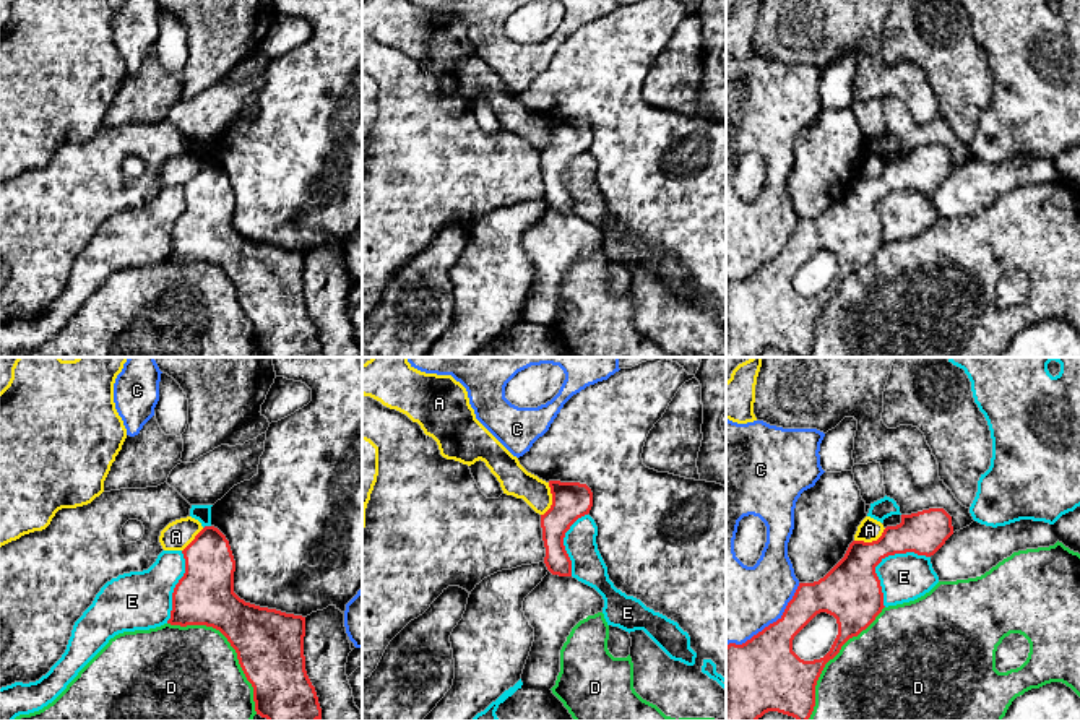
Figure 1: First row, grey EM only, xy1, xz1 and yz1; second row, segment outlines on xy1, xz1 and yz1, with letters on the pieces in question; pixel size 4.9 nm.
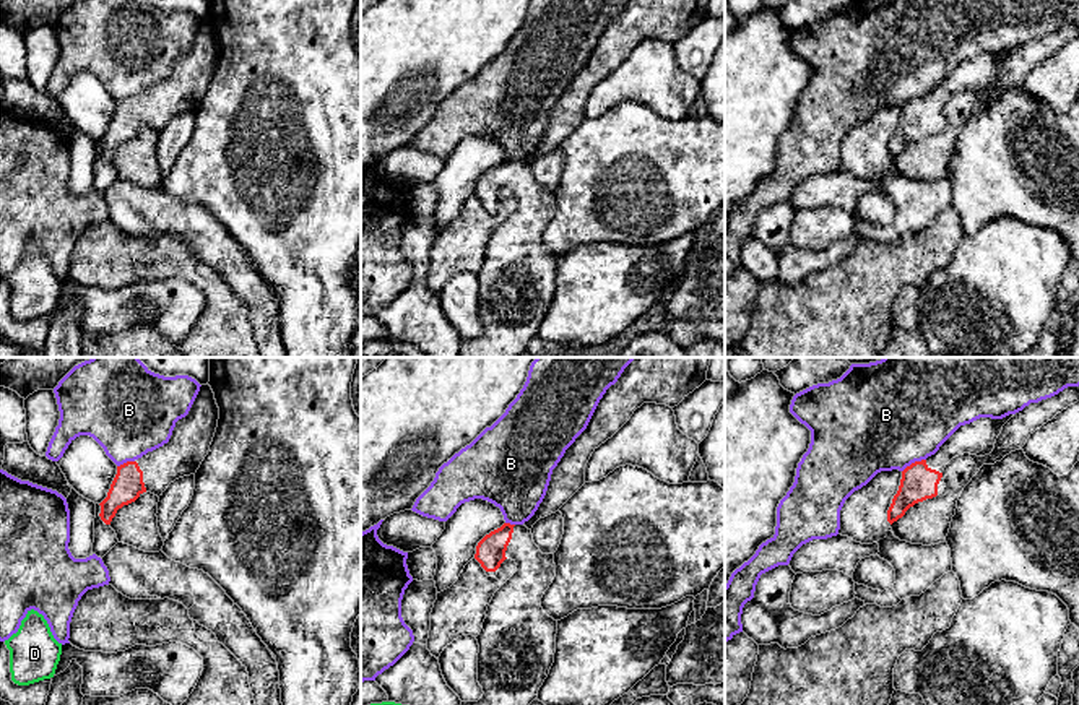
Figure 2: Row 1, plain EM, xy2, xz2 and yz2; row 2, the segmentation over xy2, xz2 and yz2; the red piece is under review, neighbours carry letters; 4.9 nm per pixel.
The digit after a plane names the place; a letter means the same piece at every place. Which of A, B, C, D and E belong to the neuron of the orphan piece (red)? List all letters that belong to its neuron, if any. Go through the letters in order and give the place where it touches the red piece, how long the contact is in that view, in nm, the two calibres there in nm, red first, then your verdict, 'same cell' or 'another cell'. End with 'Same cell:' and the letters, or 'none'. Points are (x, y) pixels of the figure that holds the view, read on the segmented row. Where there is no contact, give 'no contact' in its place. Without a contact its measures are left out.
A: contact xz1 (552, 499); length 170 nm; calibres 190 and 150 nm; another cell
B: contact yz2 (915, 462); length 140 nm; calibres 180 and 500 nm; another cell
C: contact yz1 (770, 624); length 480 nm; calibres 360 and 400 nm; another cell
D: contact xy1 (231, 645); length 650 nm; calibres 340 and 480 nm; another cell
E: contact yz1 (881, 561); length 340 nm; calibres 300 and 240 nm; another cell
Same cell: none

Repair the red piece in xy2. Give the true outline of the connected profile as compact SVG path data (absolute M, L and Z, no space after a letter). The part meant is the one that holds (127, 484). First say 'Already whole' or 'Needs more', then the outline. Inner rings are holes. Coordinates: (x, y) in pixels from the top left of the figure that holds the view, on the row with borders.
Needs more. M208 383L202 385L188 414L176 422L167 443L117 466L107 497L99 504L101 520L110 525L117 510L143 492L159 497L176 479L195 474L208 455L218 419L214 393Z

